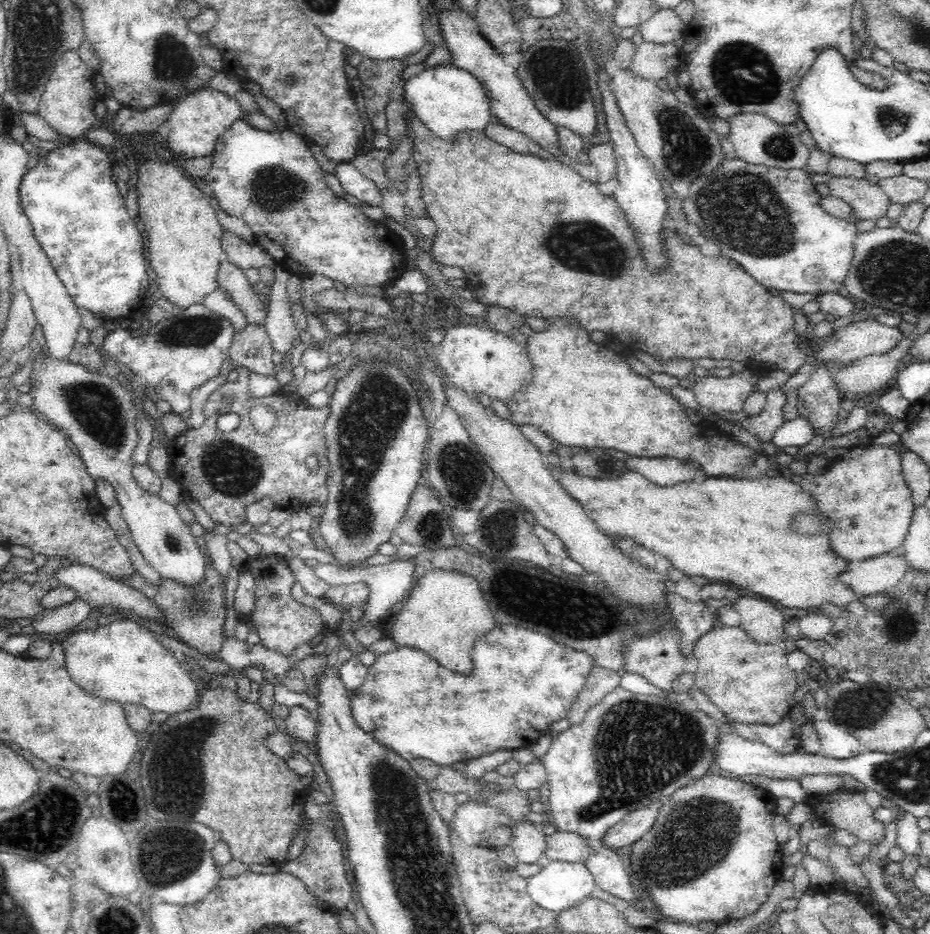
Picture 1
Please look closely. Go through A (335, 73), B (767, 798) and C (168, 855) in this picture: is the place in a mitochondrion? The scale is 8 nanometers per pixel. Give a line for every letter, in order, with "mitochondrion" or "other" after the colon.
A: other
B: other
C: mitochondrion

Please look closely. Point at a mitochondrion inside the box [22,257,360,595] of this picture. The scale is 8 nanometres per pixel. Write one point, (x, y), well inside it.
(95, 409)

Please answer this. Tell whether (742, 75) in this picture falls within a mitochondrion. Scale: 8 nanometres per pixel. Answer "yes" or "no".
yes

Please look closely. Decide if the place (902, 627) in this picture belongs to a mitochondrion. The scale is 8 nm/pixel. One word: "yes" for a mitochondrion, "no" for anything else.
yes

